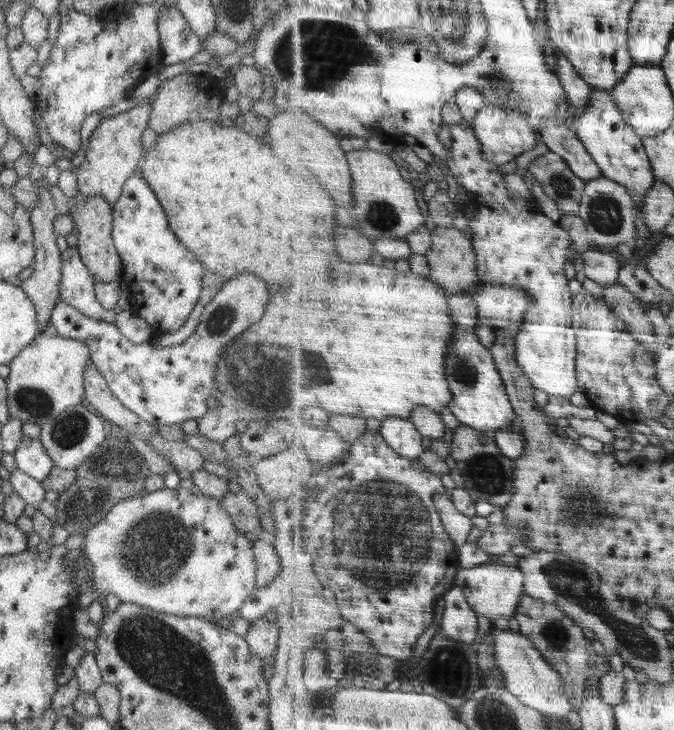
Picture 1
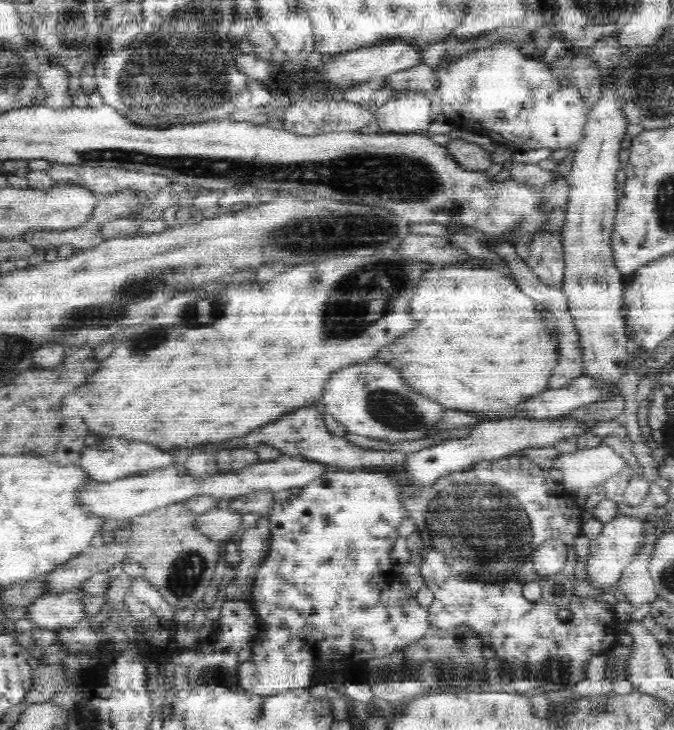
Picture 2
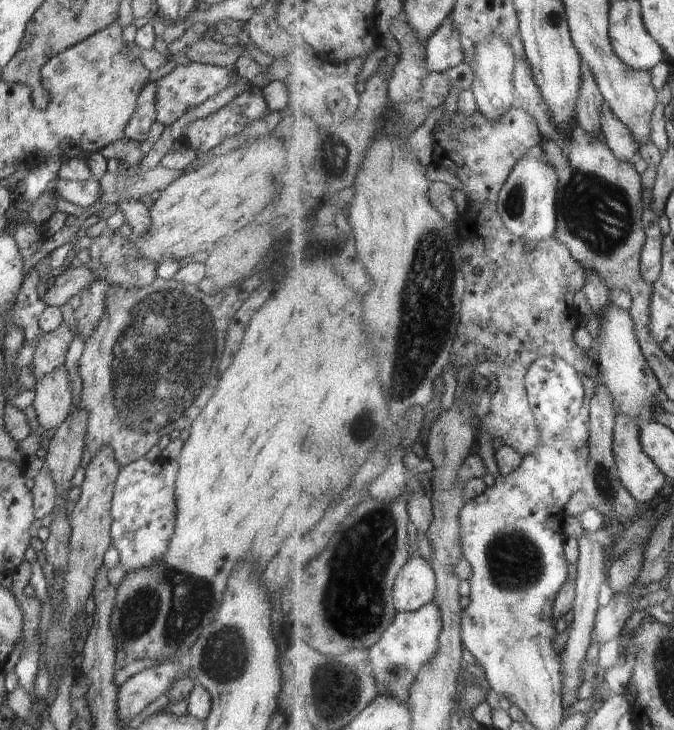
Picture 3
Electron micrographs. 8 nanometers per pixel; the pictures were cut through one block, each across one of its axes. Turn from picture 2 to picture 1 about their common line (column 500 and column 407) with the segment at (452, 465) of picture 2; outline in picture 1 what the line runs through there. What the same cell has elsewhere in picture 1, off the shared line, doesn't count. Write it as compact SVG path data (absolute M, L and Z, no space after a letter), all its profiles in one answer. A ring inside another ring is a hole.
M390 417L383 421L380 432L402 456L419 459L427 451L424 436L410 418Z

